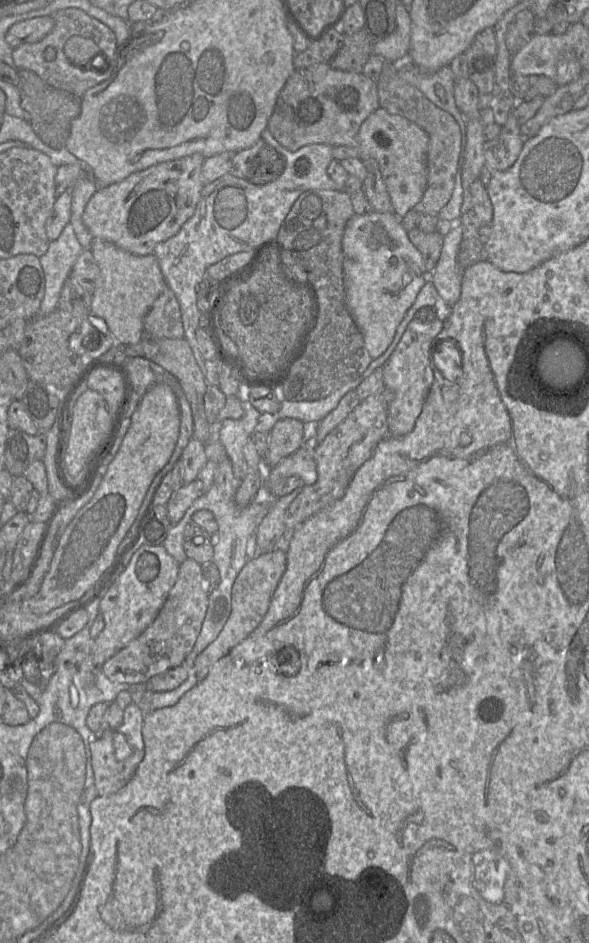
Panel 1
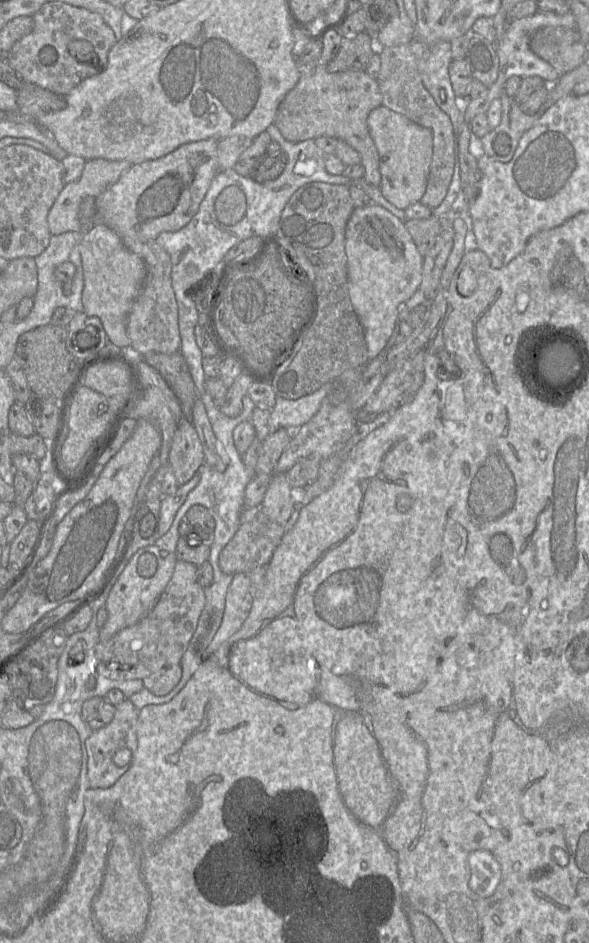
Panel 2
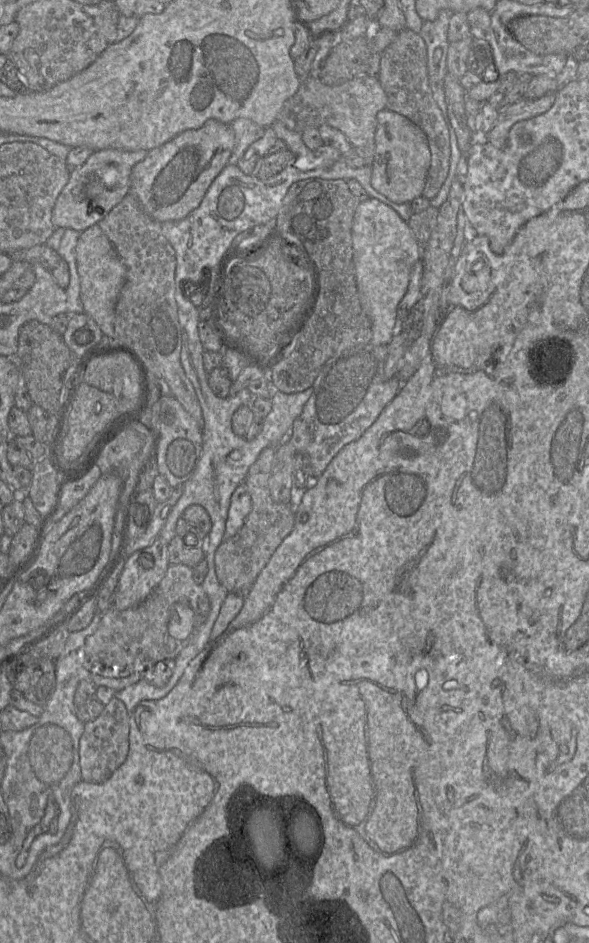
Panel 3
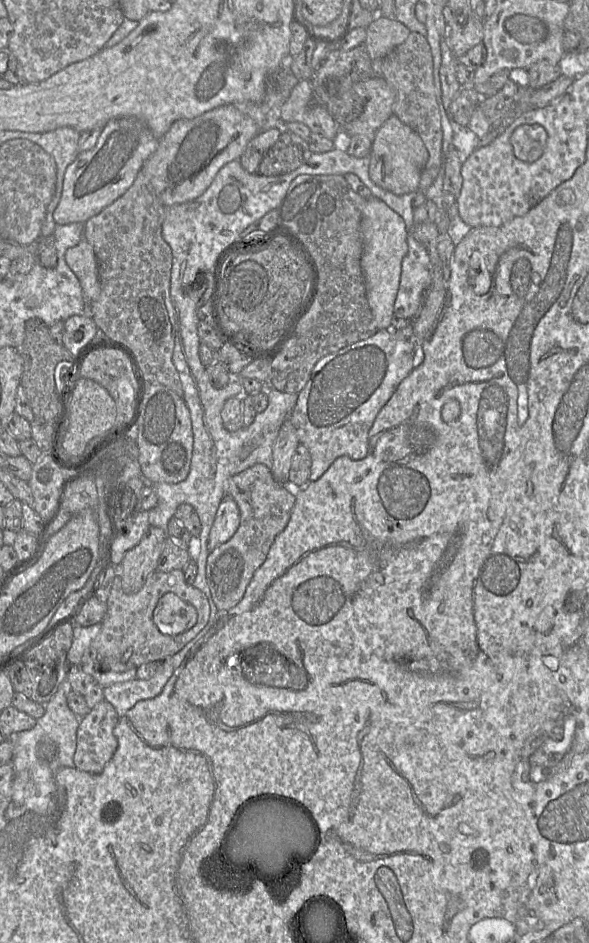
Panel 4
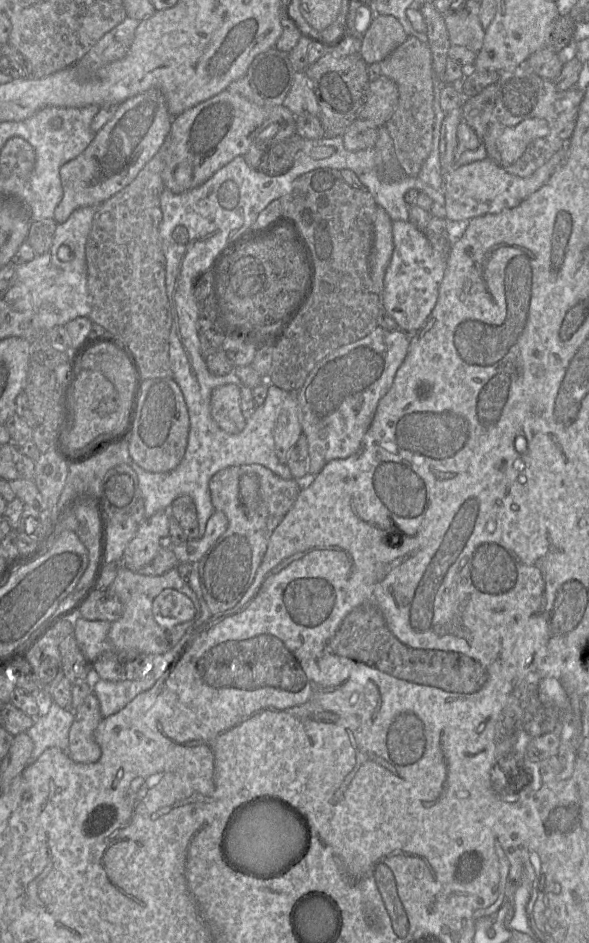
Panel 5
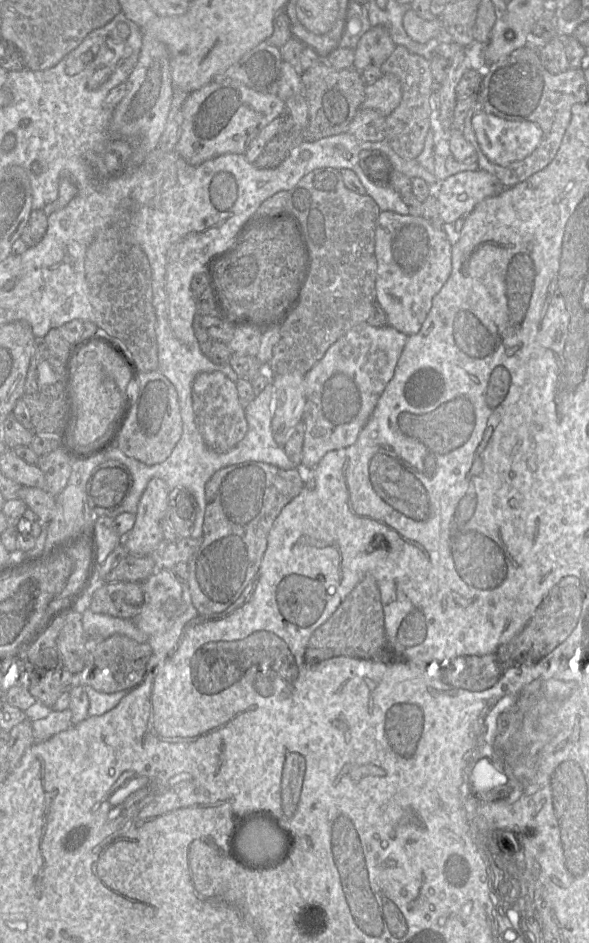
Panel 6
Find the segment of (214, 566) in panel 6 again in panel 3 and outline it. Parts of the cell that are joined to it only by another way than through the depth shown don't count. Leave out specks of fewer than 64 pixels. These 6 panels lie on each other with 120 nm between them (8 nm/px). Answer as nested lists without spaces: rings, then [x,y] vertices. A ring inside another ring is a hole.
[[[276,447],[265,448],[248,470],[244,484],[251,497],[251,512],[241,529],[232,537],[224,539],[214,556],[216,576],[228,593],[246,592],[253,585],[270,557],[294,527],[295,515],[289,504],[273,501],[269,492],[269,478]]]

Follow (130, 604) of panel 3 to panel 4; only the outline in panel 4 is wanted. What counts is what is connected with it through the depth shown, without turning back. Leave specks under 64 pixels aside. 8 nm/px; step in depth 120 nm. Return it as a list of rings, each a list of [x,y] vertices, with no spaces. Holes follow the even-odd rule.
[[[151,526],[141,541],[126,552],[118,569],[124,593],[138,592],[147,578],[156,571],[167,537],[163,529]]]

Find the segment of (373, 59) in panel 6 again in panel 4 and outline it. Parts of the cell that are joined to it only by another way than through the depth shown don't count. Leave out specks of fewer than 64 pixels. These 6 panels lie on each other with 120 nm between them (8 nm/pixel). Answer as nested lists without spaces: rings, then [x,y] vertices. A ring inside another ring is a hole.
[[[376,14],[373,21],[366,28],[365,46],[371,58],[383,59],[395,47],[403,43],[410,34],[410,30],[395,18],[387,18]]]

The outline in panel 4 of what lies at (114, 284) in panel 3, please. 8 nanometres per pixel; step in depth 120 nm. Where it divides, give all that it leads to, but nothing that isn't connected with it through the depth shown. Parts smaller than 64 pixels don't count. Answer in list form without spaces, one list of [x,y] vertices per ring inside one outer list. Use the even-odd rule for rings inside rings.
[[[82,237],[76,246],[67,249],[65,261],[79,279],[86,303],[97,300],[101,293],[101,284],[98,263],[91,244]]]

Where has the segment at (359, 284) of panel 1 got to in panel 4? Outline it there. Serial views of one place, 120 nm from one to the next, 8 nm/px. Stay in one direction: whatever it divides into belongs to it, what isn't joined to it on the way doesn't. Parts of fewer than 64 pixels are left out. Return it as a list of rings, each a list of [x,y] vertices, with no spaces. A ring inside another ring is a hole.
[[[376,197],[367,199],[362,212],[360,231],[363,243],[361,269],[366,285],[366,294],[378,330],[391,329],[394,302],[400,284],[402,260],[408,252],[409,228],[403,218],[384,201]]]

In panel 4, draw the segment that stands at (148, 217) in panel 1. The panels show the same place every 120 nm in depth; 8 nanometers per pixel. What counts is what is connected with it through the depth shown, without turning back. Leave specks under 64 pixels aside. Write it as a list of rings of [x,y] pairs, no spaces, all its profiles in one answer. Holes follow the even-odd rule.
[[[234,104],[219,106],[193,119],[175,121],[165,135],[159,139],[157,149],[144,162],[142,171],[165,207],[189,202],[207,190],[224,165],[233,160],[239,160],[250,140],[258,133],[260,132],[255,121],[240,112]]]

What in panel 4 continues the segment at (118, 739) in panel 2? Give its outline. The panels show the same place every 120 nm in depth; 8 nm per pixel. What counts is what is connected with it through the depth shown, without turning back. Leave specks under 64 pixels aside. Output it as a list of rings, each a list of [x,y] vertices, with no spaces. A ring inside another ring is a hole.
[[[104,699],[79,719],[73,757],[75,767],[84,772],[98,774],[117,750],[114,729],[119,716],[114,707]]]

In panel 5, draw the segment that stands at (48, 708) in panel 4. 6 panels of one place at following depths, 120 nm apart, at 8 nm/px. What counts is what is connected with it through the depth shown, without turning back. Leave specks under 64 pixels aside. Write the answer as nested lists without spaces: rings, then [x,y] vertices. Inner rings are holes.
[[[54,702],[46,715],[36,717],[33,726],[26,731],[34,743],[29,764],[35,762],[46,749],[51,747],[66,752],[73,721],[74,712],[71,709],[63,709]]]

